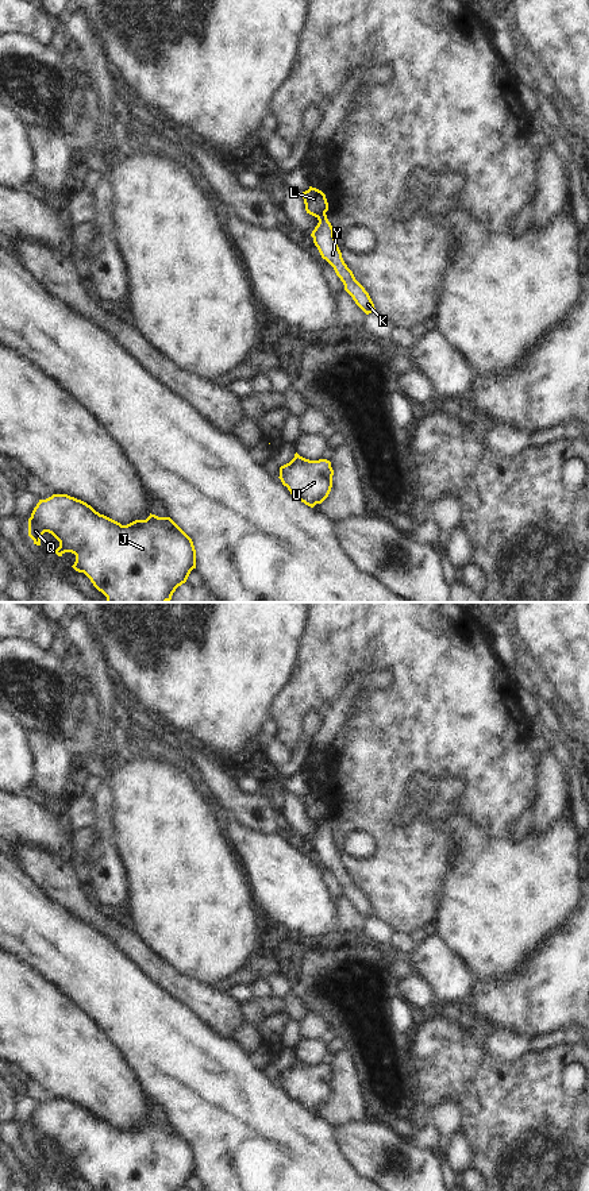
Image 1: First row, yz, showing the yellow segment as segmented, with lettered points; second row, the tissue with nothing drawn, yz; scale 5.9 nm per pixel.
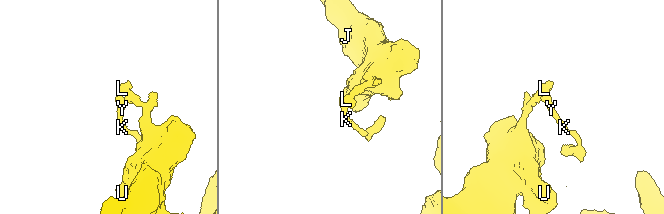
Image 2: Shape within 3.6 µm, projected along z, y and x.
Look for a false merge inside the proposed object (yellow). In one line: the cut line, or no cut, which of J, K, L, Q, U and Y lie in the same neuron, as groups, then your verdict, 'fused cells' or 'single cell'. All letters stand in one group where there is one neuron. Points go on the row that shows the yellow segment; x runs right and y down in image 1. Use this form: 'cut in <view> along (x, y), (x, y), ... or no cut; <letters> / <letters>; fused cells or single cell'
cut in yz along (324, 212), (318, 218); J L Q U / K Y; fused cells

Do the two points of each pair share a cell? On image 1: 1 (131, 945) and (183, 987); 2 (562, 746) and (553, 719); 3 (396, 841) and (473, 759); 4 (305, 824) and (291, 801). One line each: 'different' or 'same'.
1: same
2: same
3: same
4: same

